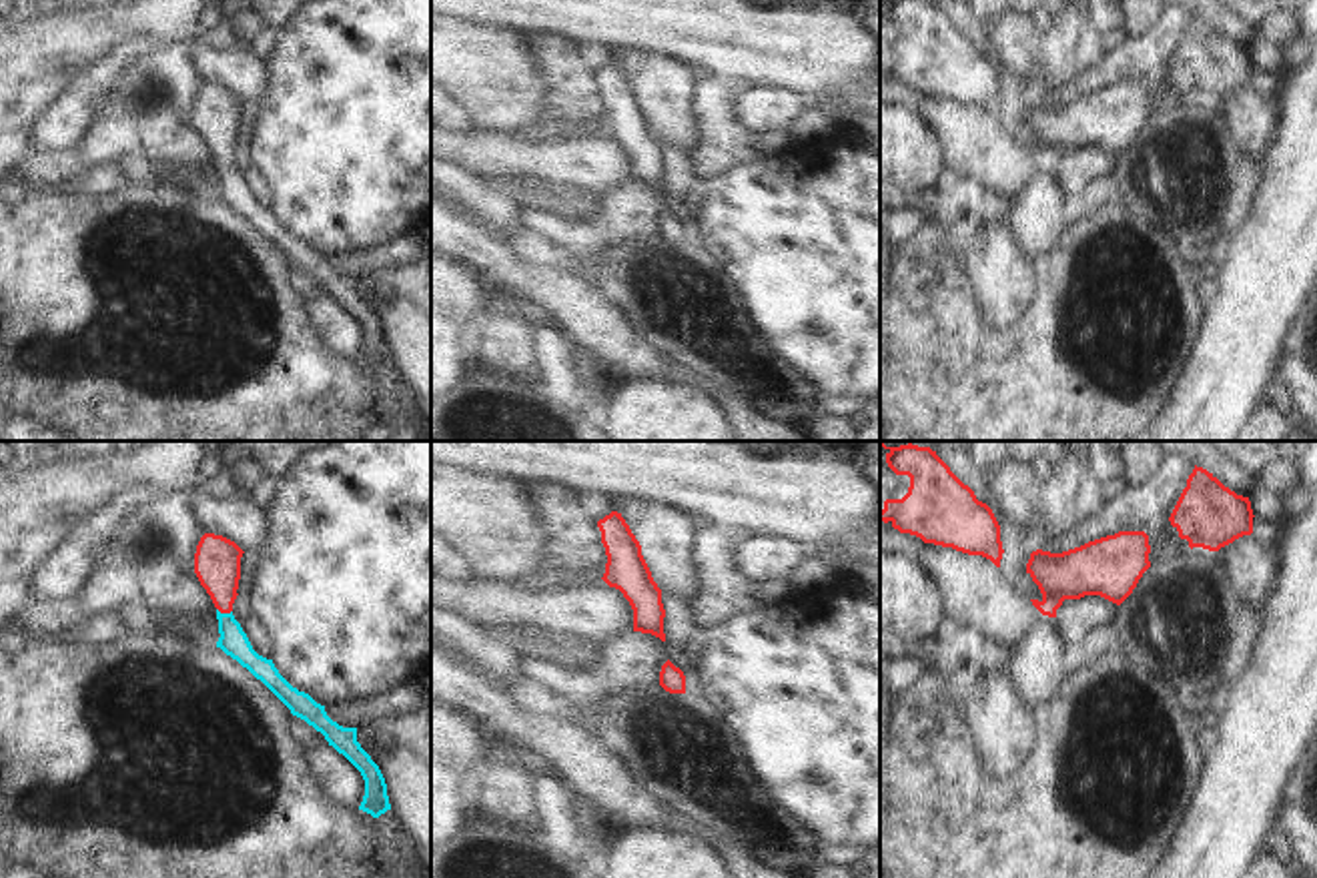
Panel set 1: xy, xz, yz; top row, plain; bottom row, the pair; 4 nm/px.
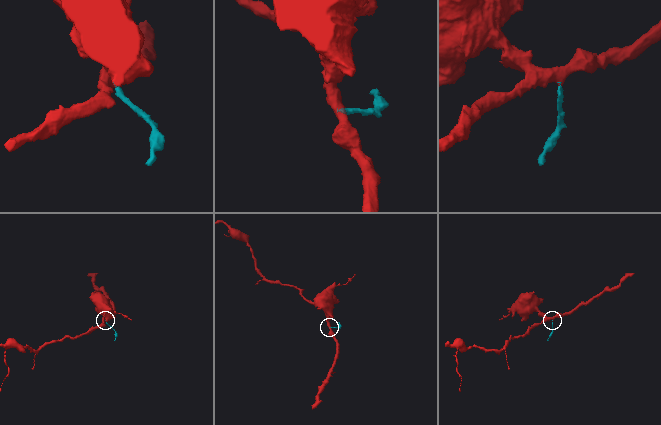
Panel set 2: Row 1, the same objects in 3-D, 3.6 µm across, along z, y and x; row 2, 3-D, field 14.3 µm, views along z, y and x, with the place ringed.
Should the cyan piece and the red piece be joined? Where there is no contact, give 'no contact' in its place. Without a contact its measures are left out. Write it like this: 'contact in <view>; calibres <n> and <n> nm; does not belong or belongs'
contact in xy; calibres 110 and 190 nm; belongs

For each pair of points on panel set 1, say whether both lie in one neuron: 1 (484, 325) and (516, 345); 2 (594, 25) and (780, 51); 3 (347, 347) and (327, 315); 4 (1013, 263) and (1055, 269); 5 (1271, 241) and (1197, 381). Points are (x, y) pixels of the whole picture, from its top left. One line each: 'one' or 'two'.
1: one
2: one
3: one
4: two
5: one

